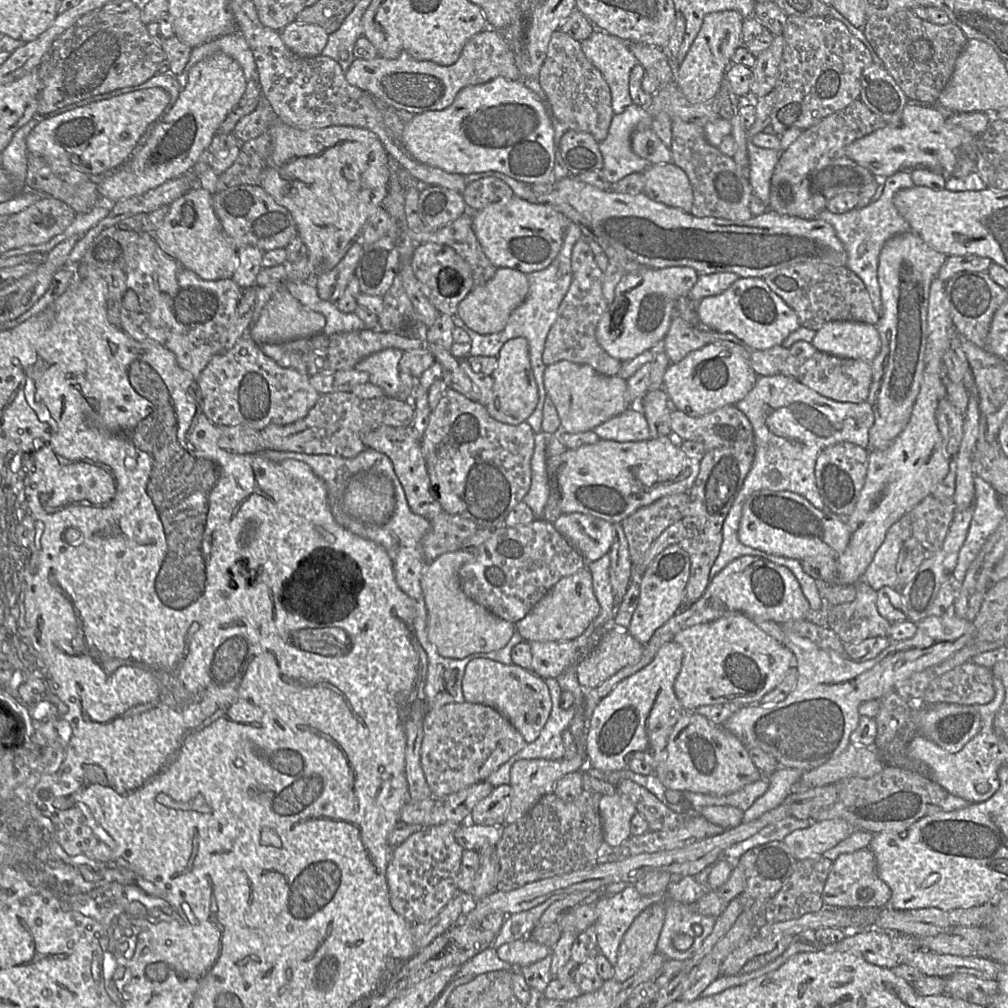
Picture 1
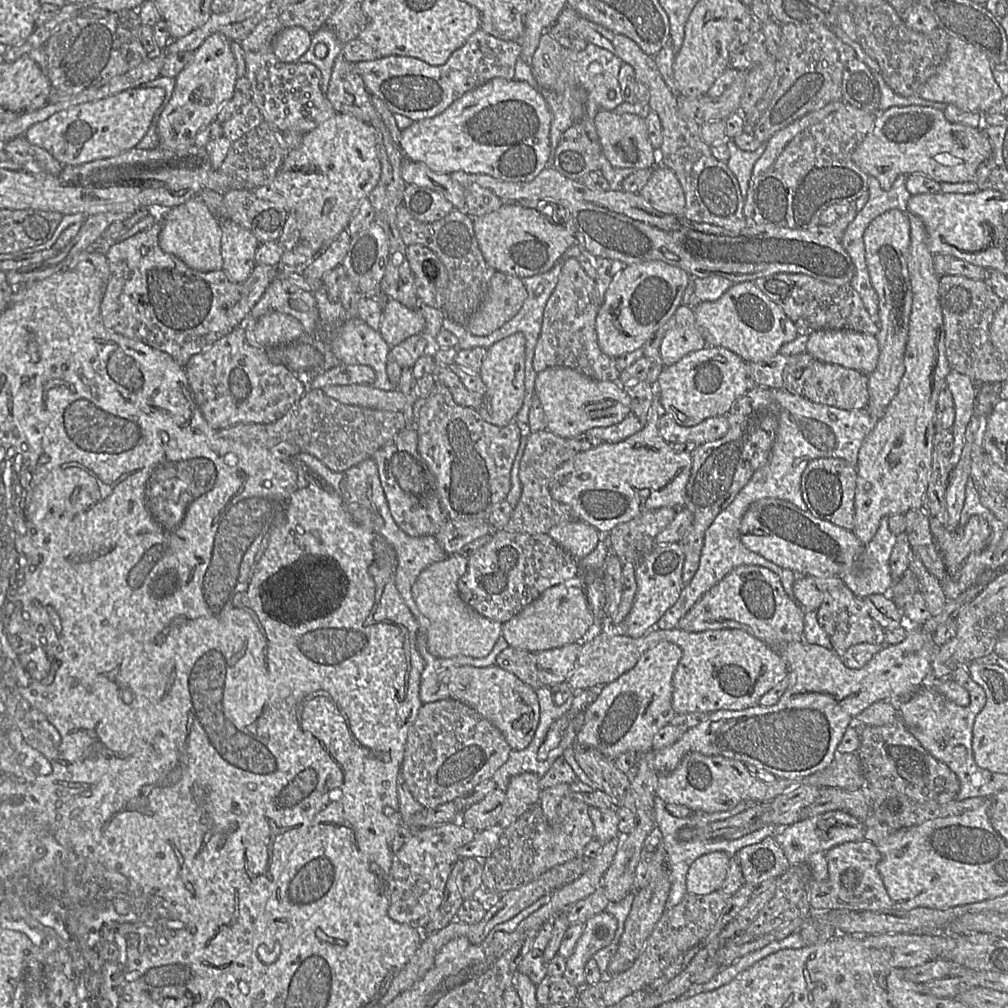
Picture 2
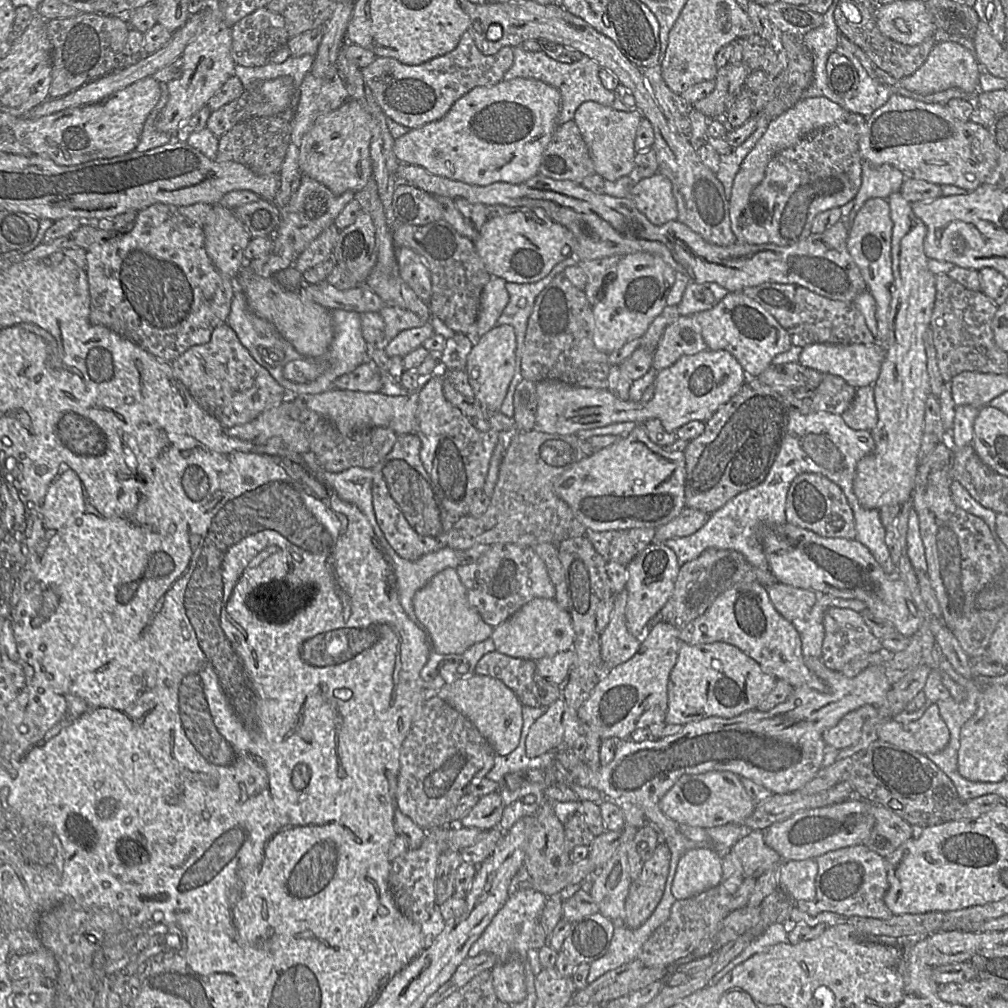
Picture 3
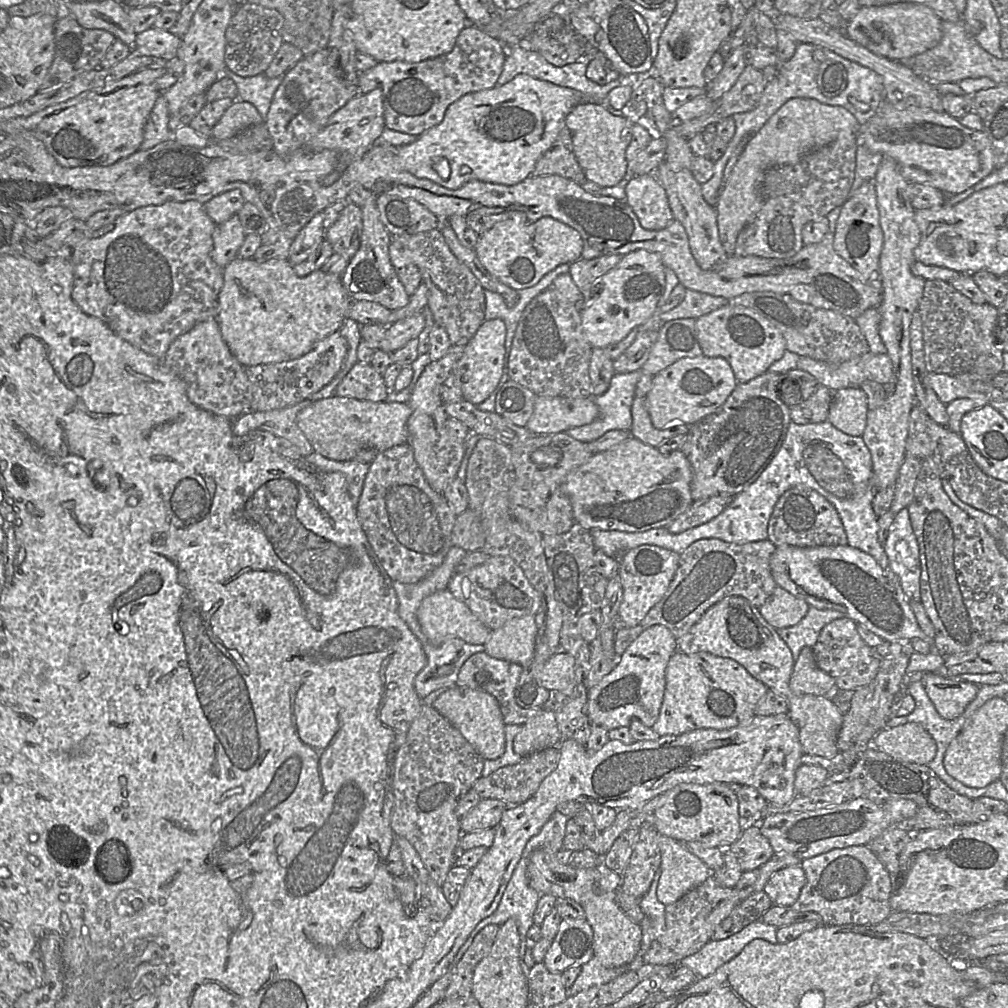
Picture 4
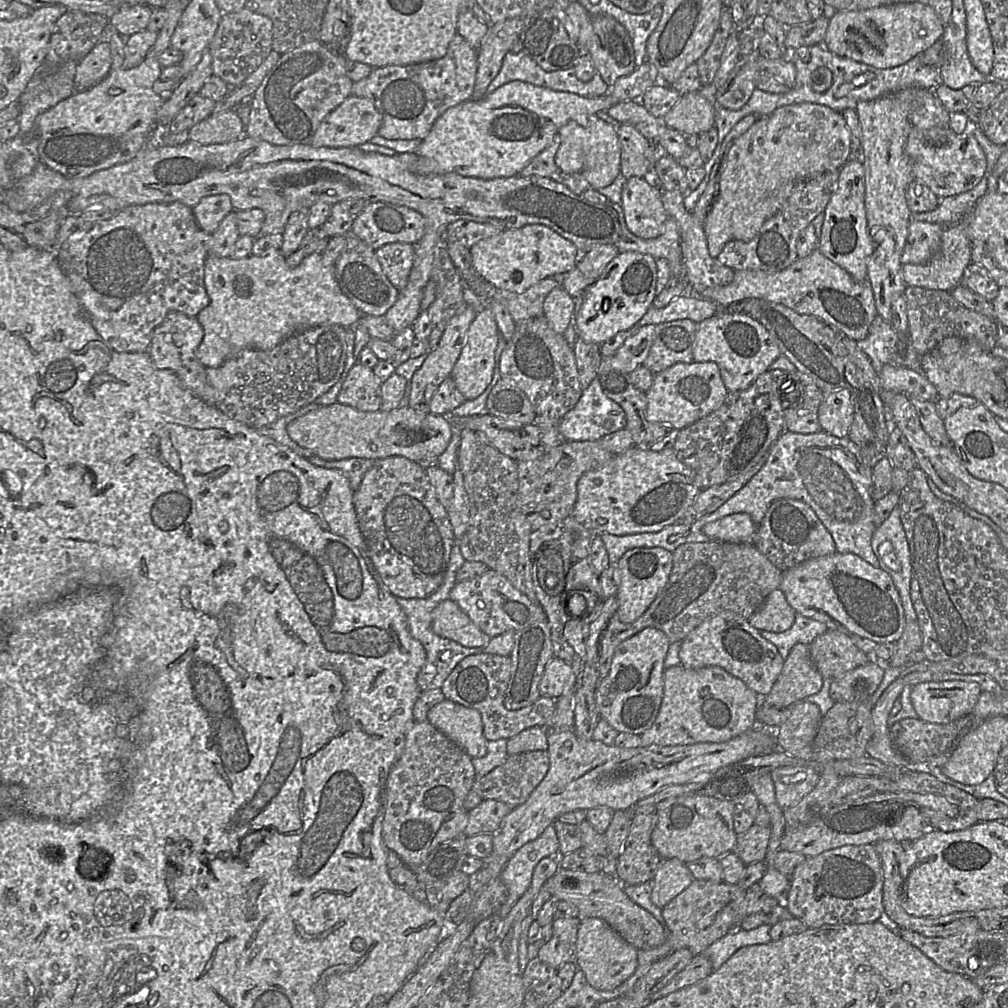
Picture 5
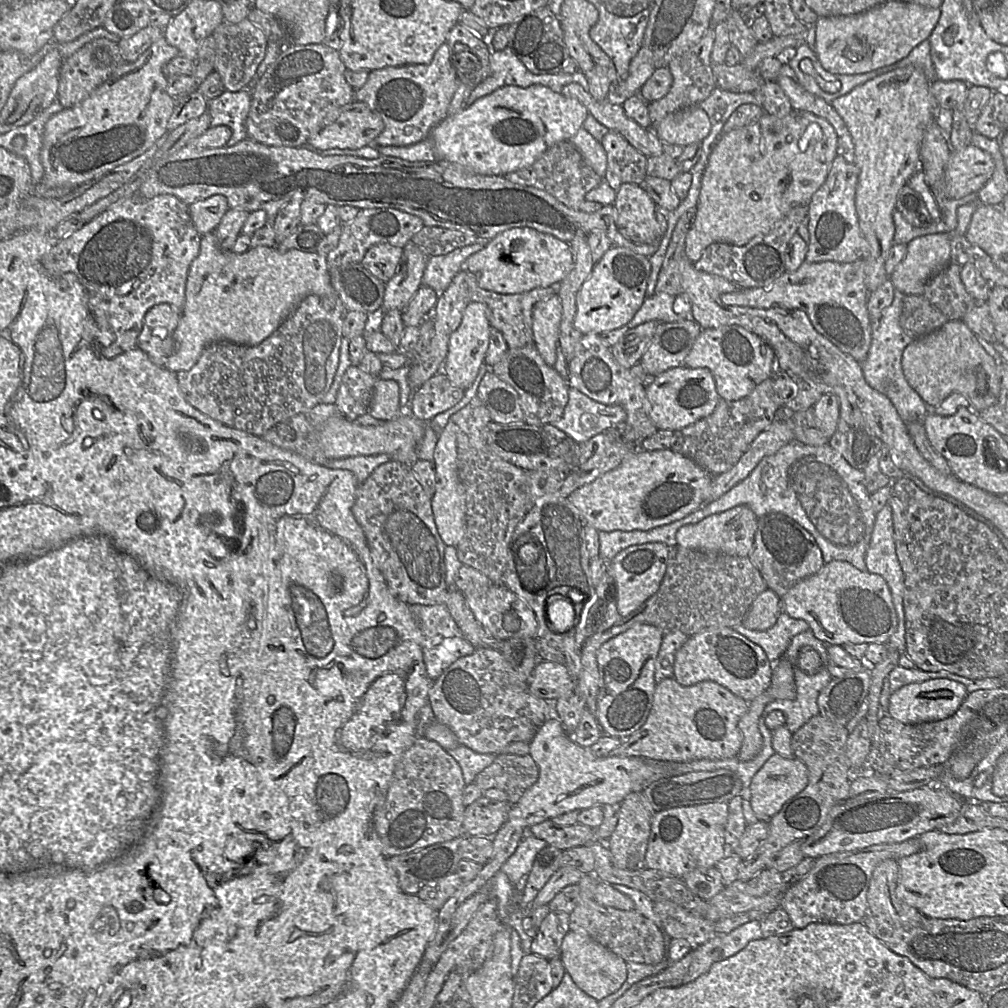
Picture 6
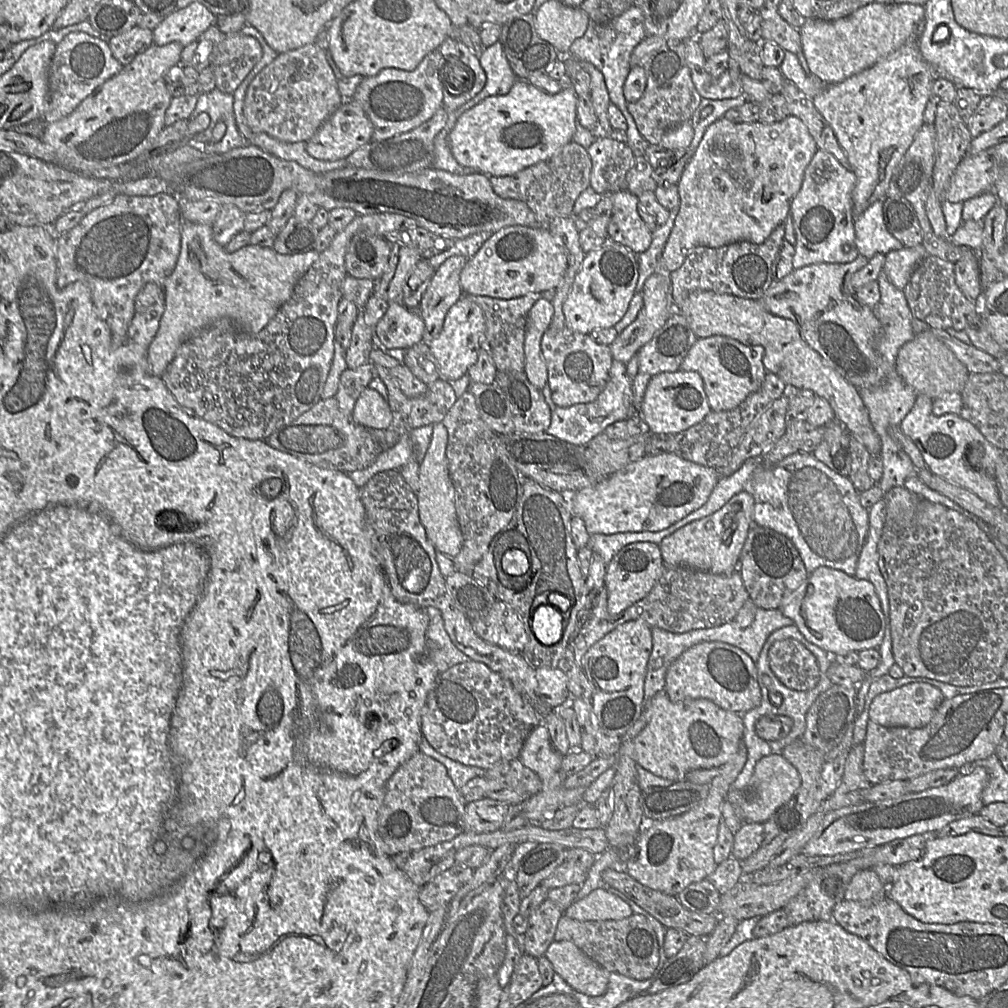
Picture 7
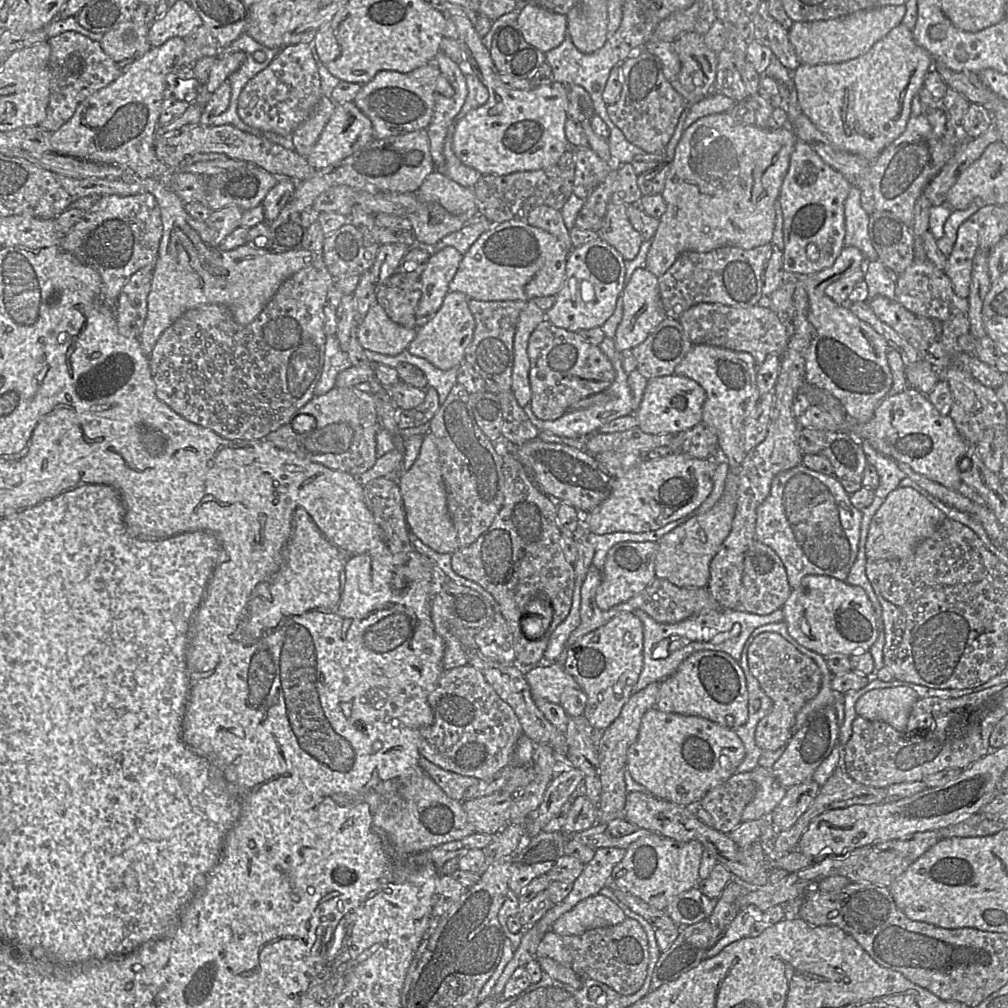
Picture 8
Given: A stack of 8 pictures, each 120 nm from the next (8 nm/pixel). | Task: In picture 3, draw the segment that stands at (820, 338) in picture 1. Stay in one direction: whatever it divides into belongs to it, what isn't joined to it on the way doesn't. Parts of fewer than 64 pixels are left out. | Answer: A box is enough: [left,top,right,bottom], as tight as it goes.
[799,340,886,388]

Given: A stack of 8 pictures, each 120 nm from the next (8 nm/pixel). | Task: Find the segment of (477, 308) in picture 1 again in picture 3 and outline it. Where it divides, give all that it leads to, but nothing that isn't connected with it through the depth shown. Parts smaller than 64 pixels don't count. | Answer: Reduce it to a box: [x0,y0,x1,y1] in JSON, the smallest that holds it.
[475,277,509,337]

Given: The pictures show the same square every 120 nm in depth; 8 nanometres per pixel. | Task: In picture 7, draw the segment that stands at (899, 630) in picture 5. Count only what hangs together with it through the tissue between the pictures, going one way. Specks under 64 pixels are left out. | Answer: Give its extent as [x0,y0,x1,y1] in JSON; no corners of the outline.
[779,566,884,656]

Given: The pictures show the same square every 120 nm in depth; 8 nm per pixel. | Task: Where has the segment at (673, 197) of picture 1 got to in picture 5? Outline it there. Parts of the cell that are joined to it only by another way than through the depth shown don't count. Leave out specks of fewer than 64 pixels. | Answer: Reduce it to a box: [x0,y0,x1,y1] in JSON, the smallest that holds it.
[620,178,668,239]

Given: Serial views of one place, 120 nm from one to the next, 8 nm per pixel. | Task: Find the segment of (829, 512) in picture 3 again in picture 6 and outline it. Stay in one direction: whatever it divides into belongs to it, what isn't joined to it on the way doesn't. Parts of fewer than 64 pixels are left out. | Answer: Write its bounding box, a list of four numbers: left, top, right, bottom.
[749,513,825,598]

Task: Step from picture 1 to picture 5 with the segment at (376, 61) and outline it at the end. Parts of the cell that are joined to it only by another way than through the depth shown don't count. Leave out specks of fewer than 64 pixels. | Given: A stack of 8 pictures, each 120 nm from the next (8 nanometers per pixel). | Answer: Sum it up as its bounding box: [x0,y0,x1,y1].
[351,33,477,140]

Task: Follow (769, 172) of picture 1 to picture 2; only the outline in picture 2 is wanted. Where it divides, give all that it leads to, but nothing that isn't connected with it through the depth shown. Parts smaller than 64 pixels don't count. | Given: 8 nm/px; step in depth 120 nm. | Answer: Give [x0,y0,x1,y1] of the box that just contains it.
[726,139,766,198]

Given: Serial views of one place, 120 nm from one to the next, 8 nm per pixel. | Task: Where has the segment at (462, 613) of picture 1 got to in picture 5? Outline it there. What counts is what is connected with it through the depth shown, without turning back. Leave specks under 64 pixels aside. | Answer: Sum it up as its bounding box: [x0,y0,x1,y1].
[431,599,491,648]

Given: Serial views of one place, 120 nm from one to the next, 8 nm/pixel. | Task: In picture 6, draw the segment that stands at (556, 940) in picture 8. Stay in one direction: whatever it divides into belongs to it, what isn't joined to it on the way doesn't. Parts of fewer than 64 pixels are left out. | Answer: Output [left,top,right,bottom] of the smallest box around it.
[569,875,665,965]

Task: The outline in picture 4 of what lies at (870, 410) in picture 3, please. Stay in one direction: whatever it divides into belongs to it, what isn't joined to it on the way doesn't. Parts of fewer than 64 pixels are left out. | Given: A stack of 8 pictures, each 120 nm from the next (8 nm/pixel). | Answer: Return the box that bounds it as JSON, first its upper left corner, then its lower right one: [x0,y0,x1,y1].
[827,387,868,436]

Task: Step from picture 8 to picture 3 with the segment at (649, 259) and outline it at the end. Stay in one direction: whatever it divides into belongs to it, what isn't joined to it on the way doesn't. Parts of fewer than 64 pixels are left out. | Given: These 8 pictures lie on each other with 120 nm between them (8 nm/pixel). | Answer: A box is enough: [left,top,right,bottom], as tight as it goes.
[729,97,846,242]

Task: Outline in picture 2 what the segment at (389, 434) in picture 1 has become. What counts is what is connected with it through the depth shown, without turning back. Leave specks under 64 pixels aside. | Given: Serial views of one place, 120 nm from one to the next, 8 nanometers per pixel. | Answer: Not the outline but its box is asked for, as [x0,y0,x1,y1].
[373,426,448,536]

